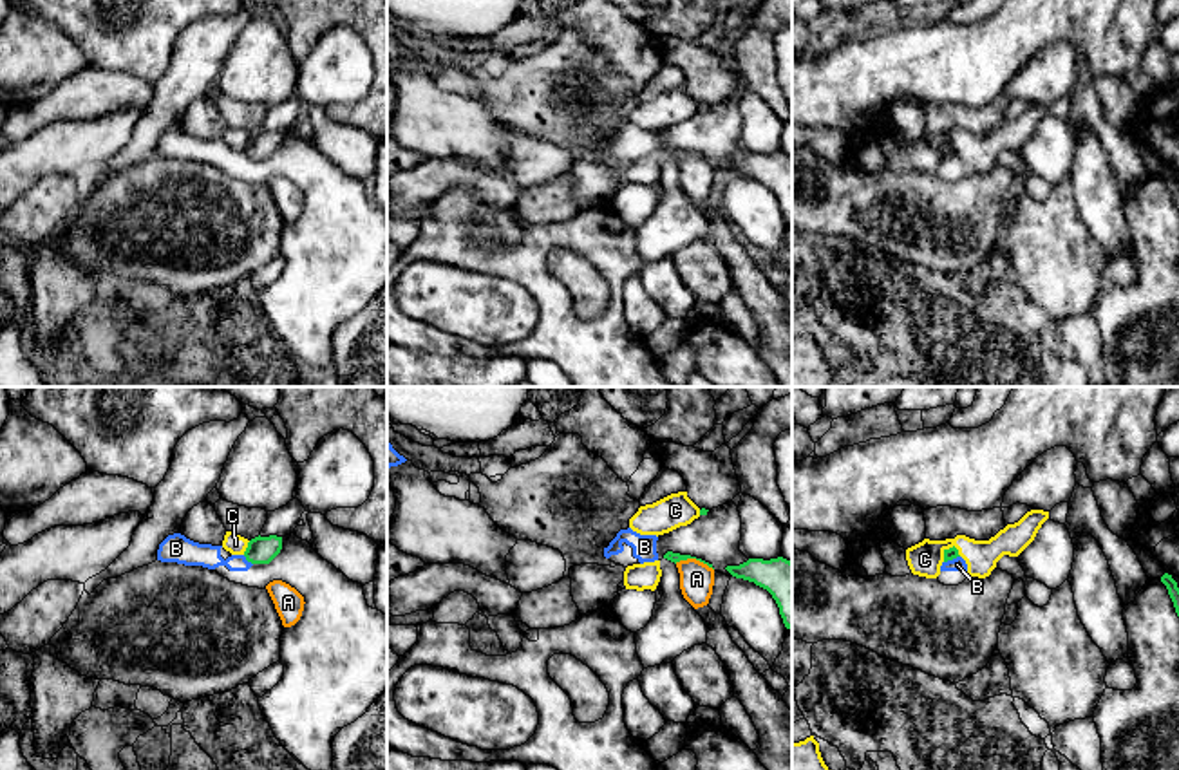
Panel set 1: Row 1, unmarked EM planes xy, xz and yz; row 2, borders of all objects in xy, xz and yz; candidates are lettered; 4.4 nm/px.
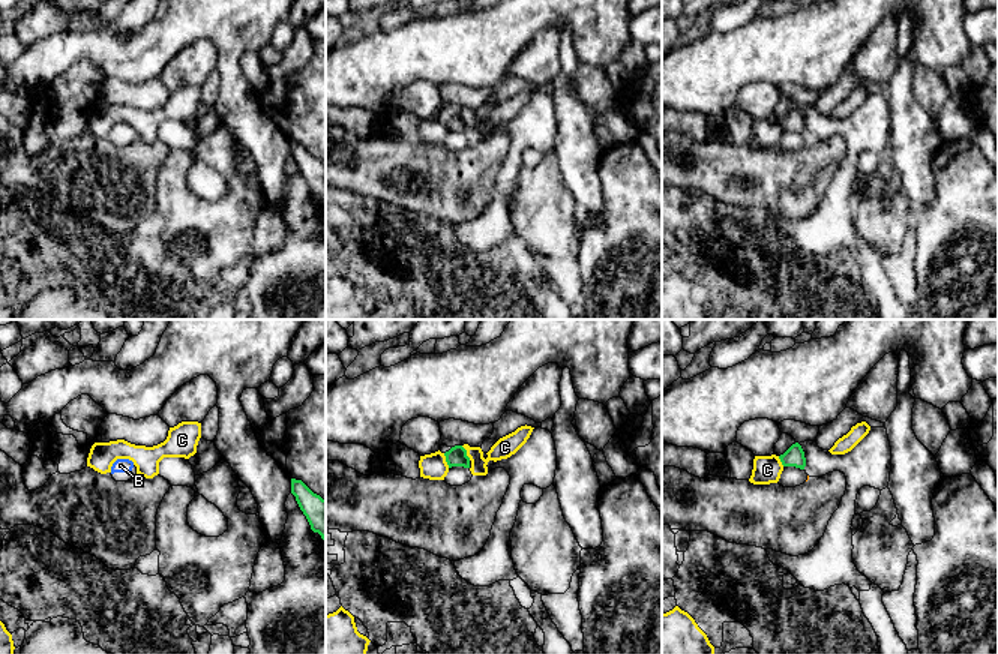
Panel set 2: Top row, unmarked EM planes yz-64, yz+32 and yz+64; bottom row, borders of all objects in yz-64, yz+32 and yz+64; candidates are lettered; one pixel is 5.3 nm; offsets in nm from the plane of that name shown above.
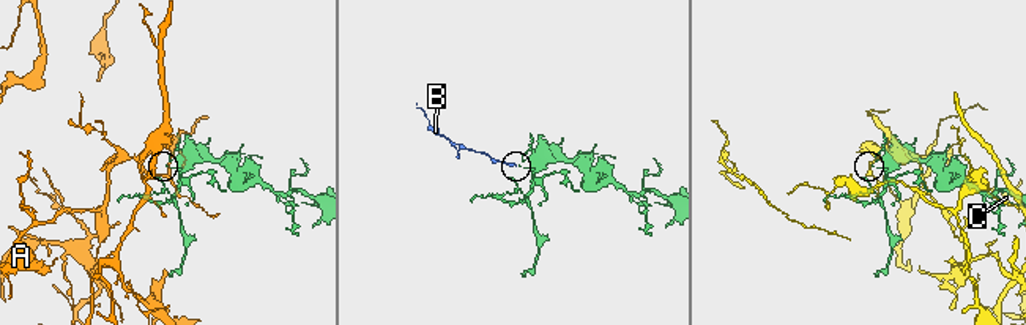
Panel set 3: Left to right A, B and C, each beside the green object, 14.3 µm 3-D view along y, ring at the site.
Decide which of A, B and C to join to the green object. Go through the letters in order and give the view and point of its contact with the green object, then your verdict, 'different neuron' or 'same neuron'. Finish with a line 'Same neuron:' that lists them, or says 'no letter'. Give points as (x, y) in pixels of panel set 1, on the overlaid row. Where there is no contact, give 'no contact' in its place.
A: xz (695, 557) | different neuron
B: xy (248, 561) | different neuron
C: xy (246, 548) | different neuron
Same neuron: no letter

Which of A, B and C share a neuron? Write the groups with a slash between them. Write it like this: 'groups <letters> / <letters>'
groups A / B / C

